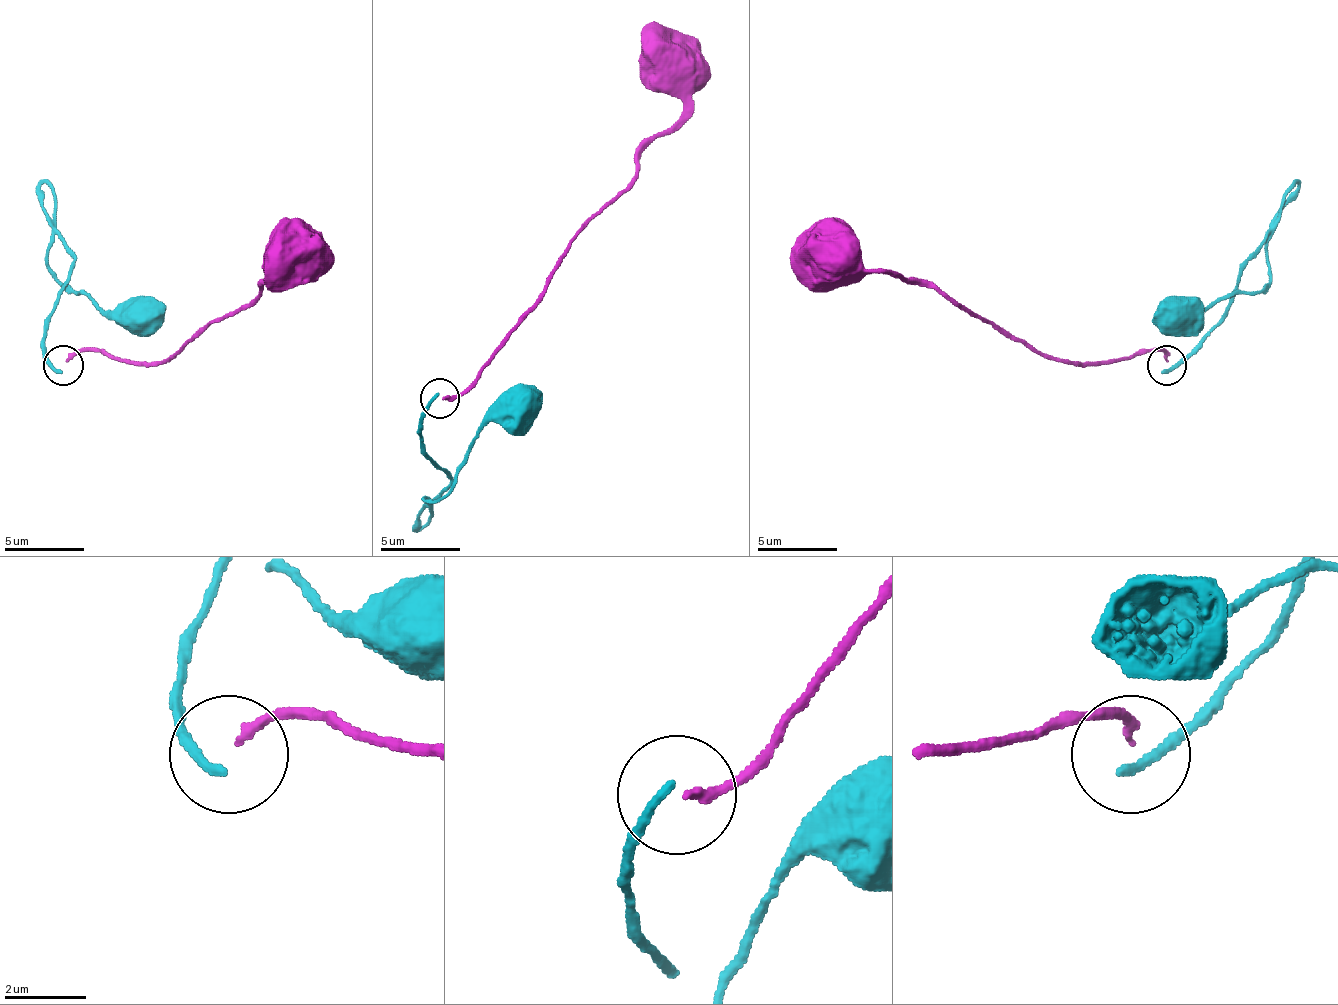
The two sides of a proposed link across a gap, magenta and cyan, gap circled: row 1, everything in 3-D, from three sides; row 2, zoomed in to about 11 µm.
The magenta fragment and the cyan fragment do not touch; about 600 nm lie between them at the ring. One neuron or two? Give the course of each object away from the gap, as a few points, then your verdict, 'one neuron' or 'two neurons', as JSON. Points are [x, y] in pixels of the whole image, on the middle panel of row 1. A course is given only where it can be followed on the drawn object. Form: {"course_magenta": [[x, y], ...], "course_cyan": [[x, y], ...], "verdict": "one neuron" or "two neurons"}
{"course_magenta": [[443, 400], [471, 384], [543, 288], [563, 249], [683, 113], [687, 73], [671, 61]], "course_cyan": [[435, 396], [420, 420], [420, 444], [451, 480], [424, 500], [439, 500], [451, 488], [483, 428], [543, 396]], "verdict": "two neurons"}

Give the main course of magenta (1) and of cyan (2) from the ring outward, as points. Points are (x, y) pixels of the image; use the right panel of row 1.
1: (1169, 360), (1153, 352), (1109, 360), (1057, 360), (969, 316), (921, 280), (882, 269), (854, 269), (830, 257)
2: (1165, 368), (1212, 328), (1268, 241), (1268, 284), (1256, 292), (1196, 312), (1165, 308)

